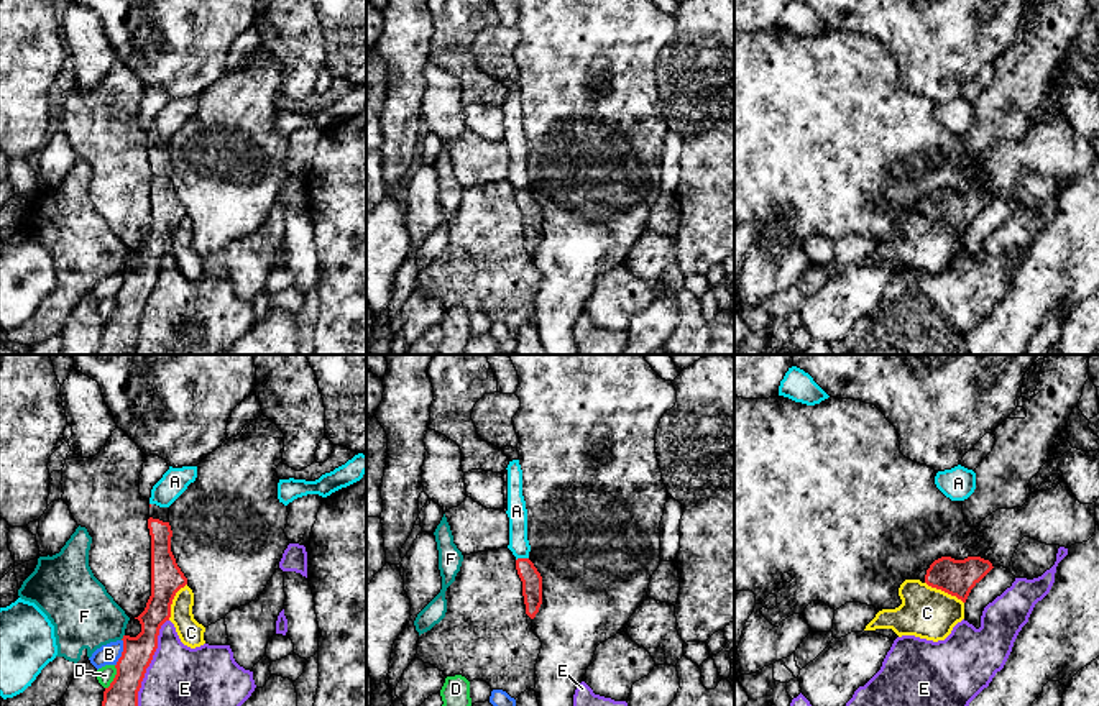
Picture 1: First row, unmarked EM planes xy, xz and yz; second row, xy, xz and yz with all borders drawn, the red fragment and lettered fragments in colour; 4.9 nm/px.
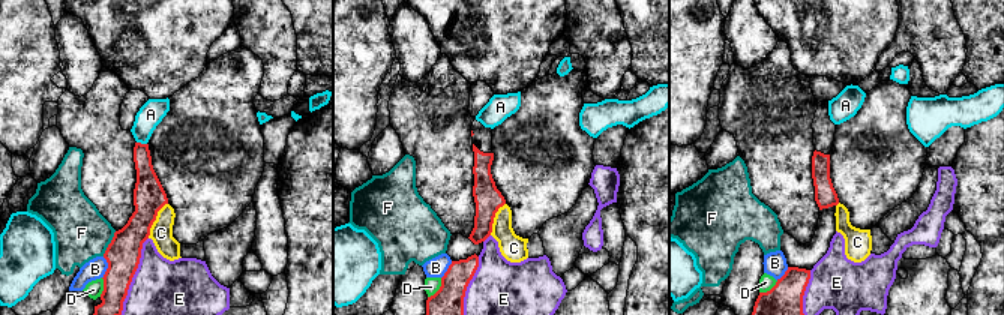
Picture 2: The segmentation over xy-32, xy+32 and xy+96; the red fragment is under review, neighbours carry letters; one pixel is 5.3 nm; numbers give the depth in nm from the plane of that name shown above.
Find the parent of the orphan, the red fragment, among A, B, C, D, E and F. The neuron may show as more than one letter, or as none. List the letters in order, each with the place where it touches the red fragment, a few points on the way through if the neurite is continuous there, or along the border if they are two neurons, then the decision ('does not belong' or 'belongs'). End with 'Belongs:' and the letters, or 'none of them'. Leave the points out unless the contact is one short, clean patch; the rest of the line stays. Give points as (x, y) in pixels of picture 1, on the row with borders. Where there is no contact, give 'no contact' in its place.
A: contact xz (521, 559); does not belong
B: contact xy (122, 652); border xy (122, 639), (122, 655), (115, 665); does not belong
C: contact yz (945, 591); border yz (925, 582), (955, 595), (963, 603); does not belong
D: contact xy (115, 677); border xy (115, 665), (115, 675), (105, 688); does not belong
E: contact xy (150, 662); does not belong
F: contact xy (124, 637); border xy (124, 634), (120, 639); does not belong
Belongs: none of them

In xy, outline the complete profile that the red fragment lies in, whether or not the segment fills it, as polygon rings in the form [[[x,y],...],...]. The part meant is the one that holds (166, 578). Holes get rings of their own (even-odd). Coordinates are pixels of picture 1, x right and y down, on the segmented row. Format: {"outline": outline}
{"outline": [[[151,504],[148,529],[151,535],[151,596],[145,611],[135,617],[141,624],[136,637],[123,635],[123,652],[115,668],[117,675],[103,691],[102,706],[138,706],[138,691],[158,649],[161,626],[171,617],[176,593],[187,578],[171,552],[172,530],[169,507]]]}

